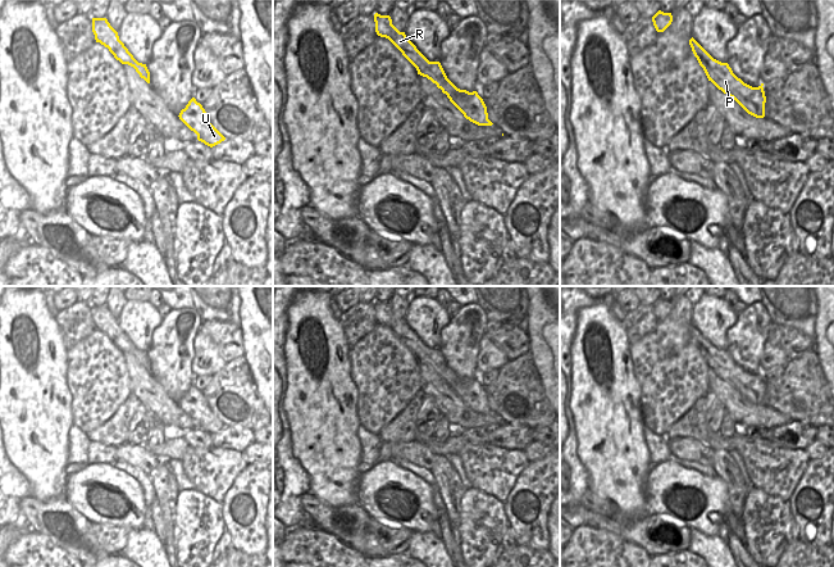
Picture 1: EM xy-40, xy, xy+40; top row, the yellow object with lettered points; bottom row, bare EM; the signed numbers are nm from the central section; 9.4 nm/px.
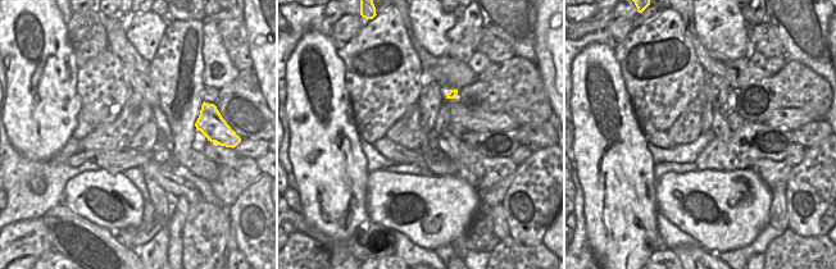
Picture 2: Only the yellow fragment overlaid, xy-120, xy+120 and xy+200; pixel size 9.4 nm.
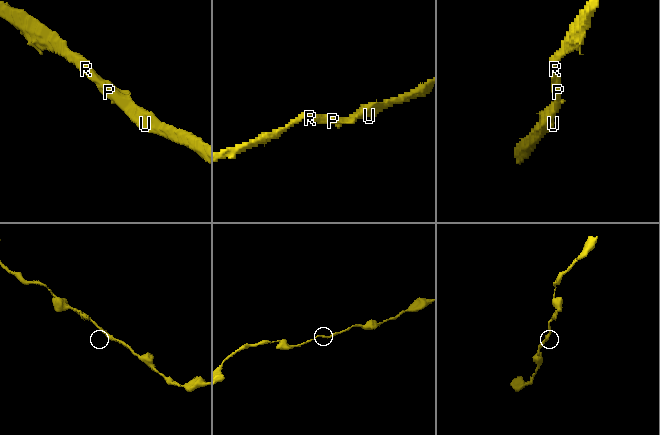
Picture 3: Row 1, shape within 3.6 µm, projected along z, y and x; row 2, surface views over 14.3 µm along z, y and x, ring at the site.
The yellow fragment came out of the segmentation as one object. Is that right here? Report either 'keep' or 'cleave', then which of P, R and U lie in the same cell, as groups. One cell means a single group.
keep; groups P R U

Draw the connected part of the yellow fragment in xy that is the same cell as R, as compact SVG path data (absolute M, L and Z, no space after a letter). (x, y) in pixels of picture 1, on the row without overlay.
M374 301L375 319L380 325L388 326L402 343L416 355L418 362L427 364L450 389L464 402L466 407L478 413L492 413L488 407L487 394L477 378L469 380L457 376L446 363L439 349L429 349L416 334L400 319L393 312L389 303Z

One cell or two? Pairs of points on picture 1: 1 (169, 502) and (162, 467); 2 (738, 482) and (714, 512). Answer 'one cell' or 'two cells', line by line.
1: one cell
2: two cells

